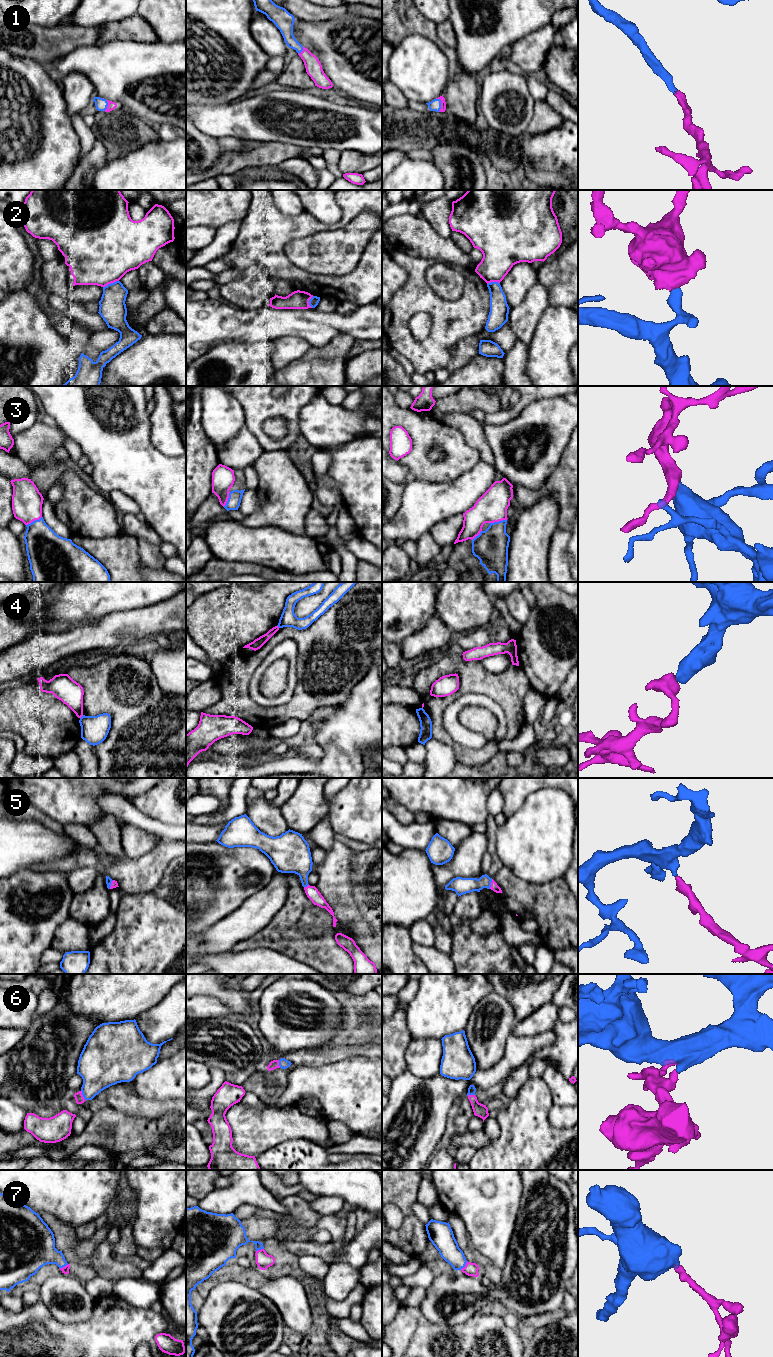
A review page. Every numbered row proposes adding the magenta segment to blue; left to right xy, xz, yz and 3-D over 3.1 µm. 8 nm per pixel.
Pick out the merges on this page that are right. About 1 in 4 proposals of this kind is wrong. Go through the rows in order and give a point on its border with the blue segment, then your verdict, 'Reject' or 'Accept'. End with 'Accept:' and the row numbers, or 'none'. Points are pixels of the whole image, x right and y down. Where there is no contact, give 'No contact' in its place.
1: Touches blue at yz (440, 104). Accept
2: Touches blue at xy (111, 283). Reject
3: Touches blue at yz (497, 522). Accept
4: Touches blue at xy (81, 717). Reject
5: Touches blue at yz (490, 884). Accept
6: Touches blue at xy (82, 1094). Accept
7: Touches blue at yz (464, 1266). Accept
Accept: 1, 3, 5, 6, 7

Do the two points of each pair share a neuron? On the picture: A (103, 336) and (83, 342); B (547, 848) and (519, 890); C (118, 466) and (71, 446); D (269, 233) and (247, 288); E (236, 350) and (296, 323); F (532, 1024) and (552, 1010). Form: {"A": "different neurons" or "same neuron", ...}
{"A": "different neurons", "B": "different neurons", "C": "different neurons", "D": "same neuron", "E": "different neurons", "F": "same neuron"}

